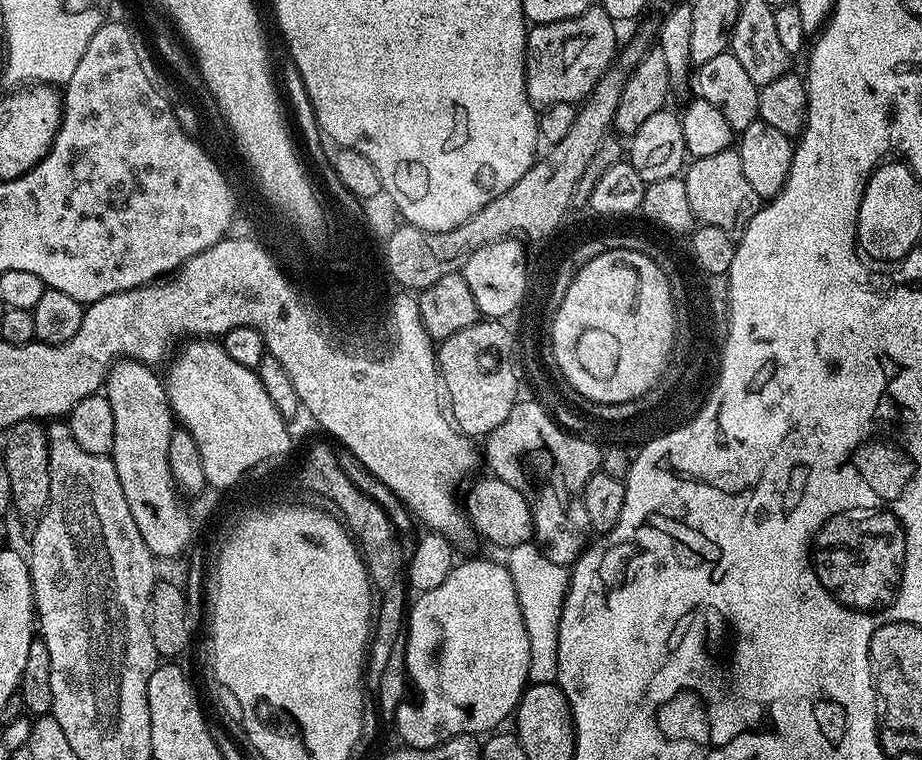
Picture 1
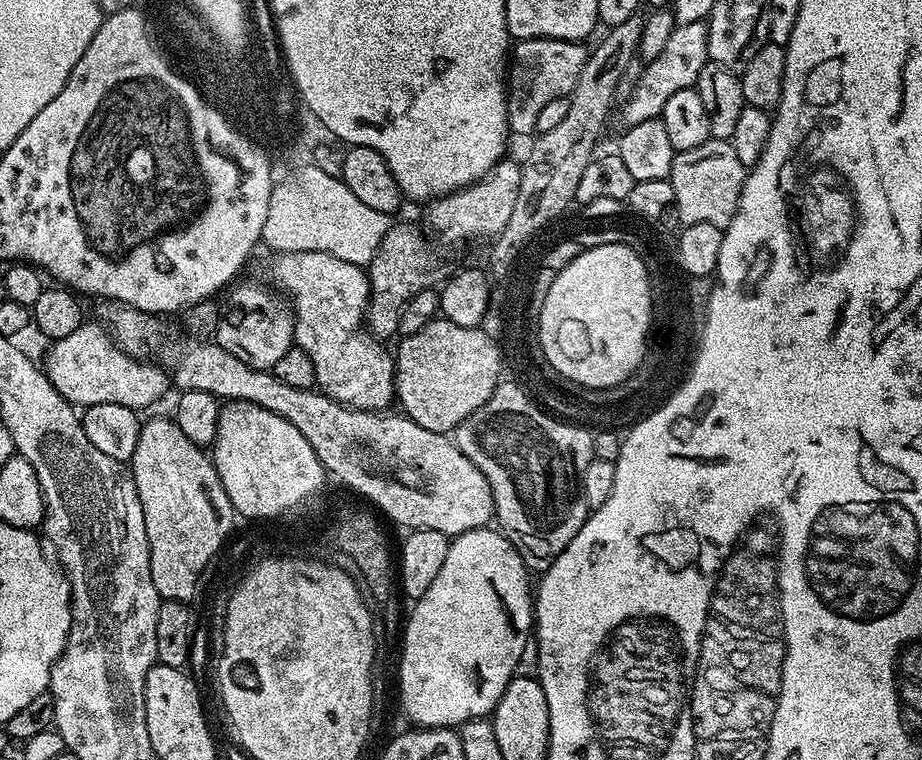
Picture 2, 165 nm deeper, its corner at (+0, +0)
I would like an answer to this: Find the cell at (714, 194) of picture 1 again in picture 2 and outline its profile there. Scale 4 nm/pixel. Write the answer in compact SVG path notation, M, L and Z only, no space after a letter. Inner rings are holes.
M709 139L694 150L682 150L672 163L670 177L674 186L674 202L681 224L710 222L710 226L727 228L738 210L742 186L746 175L746 165L734 154L731 140Z

